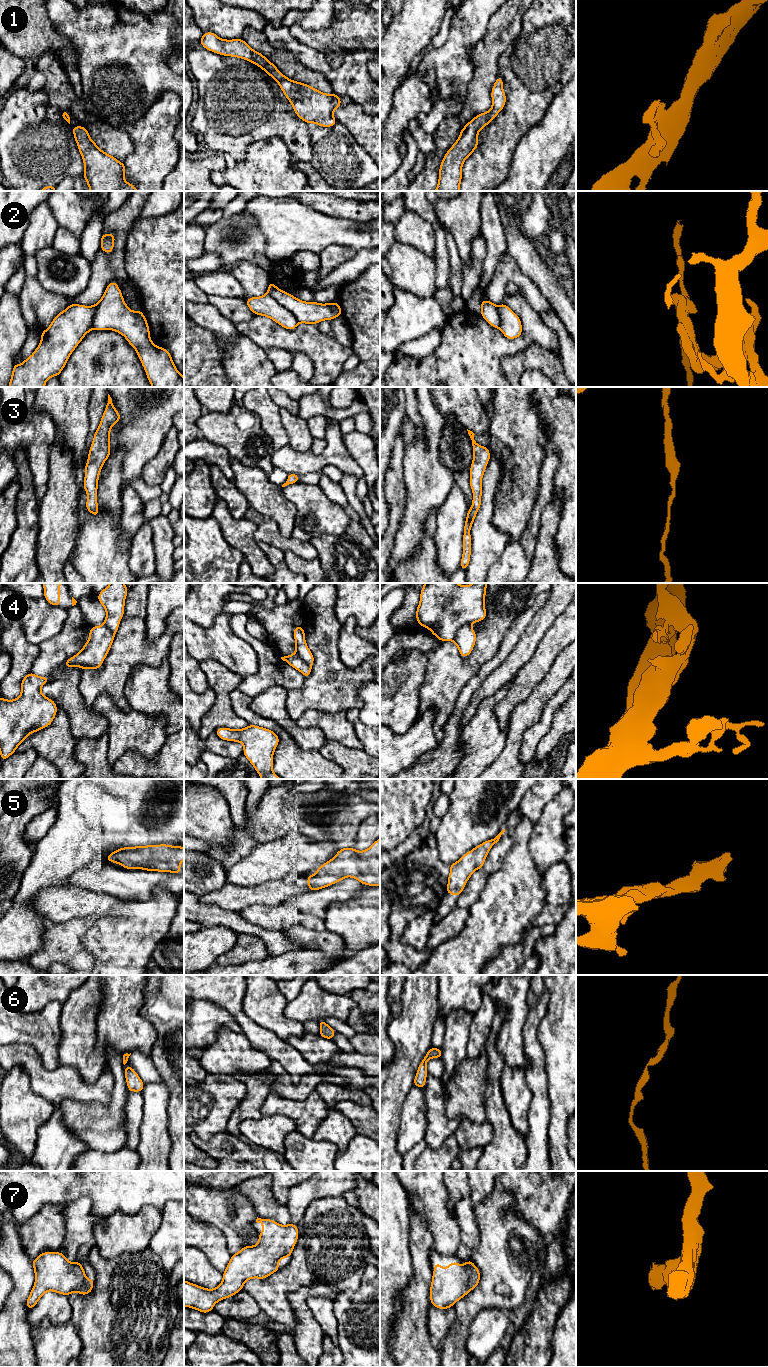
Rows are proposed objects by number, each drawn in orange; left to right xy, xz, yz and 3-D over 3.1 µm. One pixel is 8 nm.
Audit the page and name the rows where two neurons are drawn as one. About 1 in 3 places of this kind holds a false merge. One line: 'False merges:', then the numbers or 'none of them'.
False merges: 2, 4

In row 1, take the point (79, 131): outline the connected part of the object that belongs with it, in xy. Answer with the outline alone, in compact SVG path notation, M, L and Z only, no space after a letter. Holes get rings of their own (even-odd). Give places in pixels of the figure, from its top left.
M83 126L72 127L84 162L84 180L90 191L138 191L124 180L126 164L101 150Z

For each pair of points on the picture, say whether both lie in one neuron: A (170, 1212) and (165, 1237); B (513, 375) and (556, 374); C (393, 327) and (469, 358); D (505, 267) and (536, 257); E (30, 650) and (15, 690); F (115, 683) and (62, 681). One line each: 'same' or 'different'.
A: same
B: same
C: different
D: different
E: same
F: different

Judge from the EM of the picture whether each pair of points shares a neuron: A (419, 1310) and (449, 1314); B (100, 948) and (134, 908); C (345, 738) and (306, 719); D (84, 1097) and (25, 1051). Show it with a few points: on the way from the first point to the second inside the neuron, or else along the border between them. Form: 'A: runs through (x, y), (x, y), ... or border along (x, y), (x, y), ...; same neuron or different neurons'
A: border along (431, 1304), (428, 1310), (429, 1334); different neurons
B: runs through (110, 938), (130, 918); same neuron
C: runs through (335, 728), (326, 721), (316, 719); same neuron
D: runs through (68, 1084), (52, 1084), (35, 1067); same neuron

